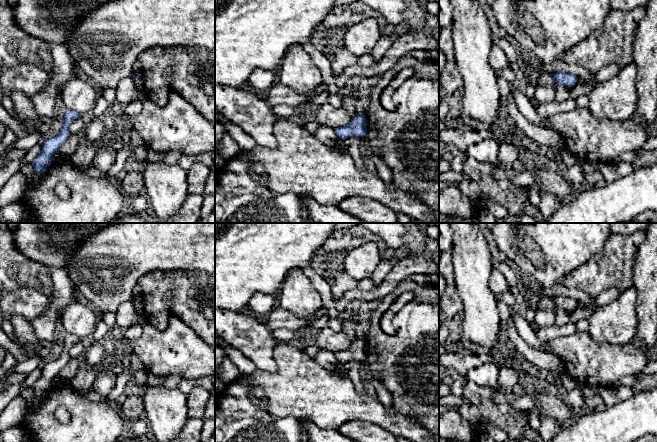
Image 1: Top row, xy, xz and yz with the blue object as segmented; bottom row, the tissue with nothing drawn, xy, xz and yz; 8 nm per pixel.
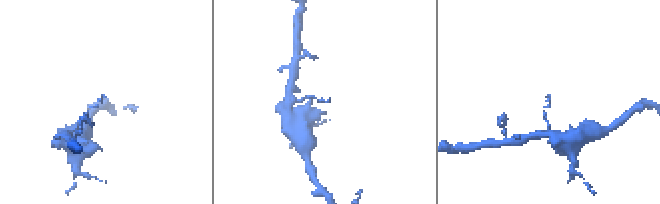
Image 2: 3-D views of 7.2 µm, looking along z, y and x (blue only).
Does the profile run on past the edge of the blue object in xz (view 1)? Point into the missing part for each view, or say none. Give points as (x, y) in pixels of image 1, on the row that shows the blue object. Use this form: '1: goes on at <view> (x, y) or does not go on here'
1: does not go on here

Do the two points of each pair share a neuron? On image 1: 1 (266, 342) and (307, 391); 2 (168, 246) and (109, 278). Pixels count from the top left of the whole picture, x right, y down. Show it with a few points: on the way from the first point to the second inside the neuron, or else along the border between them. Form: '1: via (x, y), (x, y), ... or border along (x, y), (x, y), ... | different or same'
1: border along (277, 341), (273, 350), (277, 369), (260, 369) | different
2: via (153, 246), (141, 246), (124, 263) | same

